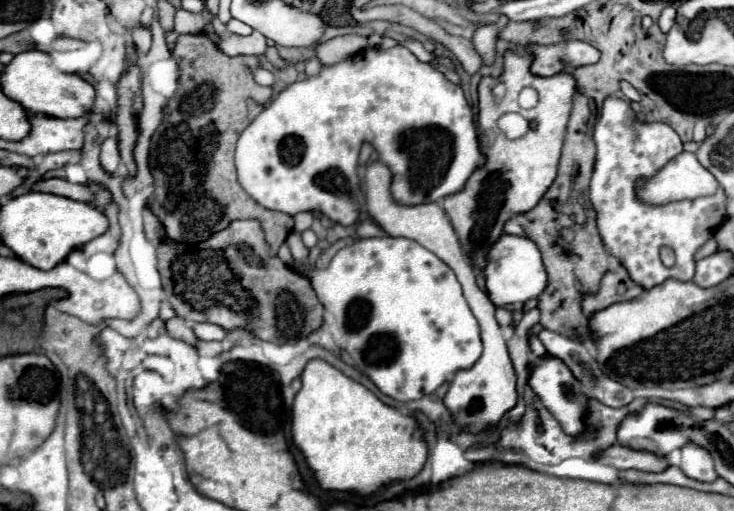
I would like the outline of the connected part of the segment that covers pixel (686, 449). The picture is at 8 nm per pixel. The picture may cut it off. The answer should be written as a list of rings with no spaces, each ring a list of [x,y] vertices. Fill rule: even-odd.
[[[688,442],[686,446],[682,446],[680,468],[688,478],[694,478],[700,482],[712,482],[718,478],[712,456],[708,454],[708,450],[704,450],[702,446],[696,446],[694,442]]]

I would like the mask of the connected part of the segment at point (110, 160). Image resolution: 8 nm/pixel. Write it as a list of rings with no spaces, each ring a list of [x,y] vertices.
[[[106,138],[104,146],[102,146],[102,154],[100,154],[100,162],[104,166],[104,170],[114,172],[120,164],[120,152],[118,152],[118,138]]]

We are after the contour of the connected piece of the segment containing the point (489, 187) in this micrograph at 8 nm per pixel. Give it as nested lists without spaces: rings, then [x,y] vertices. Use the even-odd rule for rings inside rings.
[[[528,48],[506,50],[502,74],[496,78],[486,76],[480,80],[478,144],[486,162],[472,172],[472,176],[466,180],[460,192],[450,194],[442,200],[442,208],[446,210],[456,234],[460,236],[462,248],[464,252],[468,252],[466,256],[480,268],[486,262],[488,246],[492,246],[500,238],[502,226],[510,218],[510,214],[532,210],[556,178],[560,150],[566,136],[566,124],[572,110],[572,98],[576,92],[576,80],[566,70],[548,78],[540,78],[530,72],[530,66],[532,54],[528,54]],[[498,82],[506,84],[506,98],[496,106],[490,90]],[[526,86],[536,88],[538,92],[538,104],[530,110],[518,106],[518,94]],[[508,112],[518,112],[532,124],[522,138],[508,140],[504,132],[498,128],[498,118]]]

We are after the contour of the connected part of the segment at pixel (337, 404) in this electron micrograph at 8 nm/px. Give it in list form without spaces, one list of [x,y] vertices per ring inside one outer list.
[[[318,358],[306,364],[300,380],[302,388],[296,394],[292,406],[292,438],[324,490],[352,490],[358,494],[372,494],[382,484],[412,478],[422,470],[428,456],[428,446],[424,440],[424,430],[418,426],[414,416],[406,416],[396,408],[386,406],[360,382],[354,382],[344,372]]]

